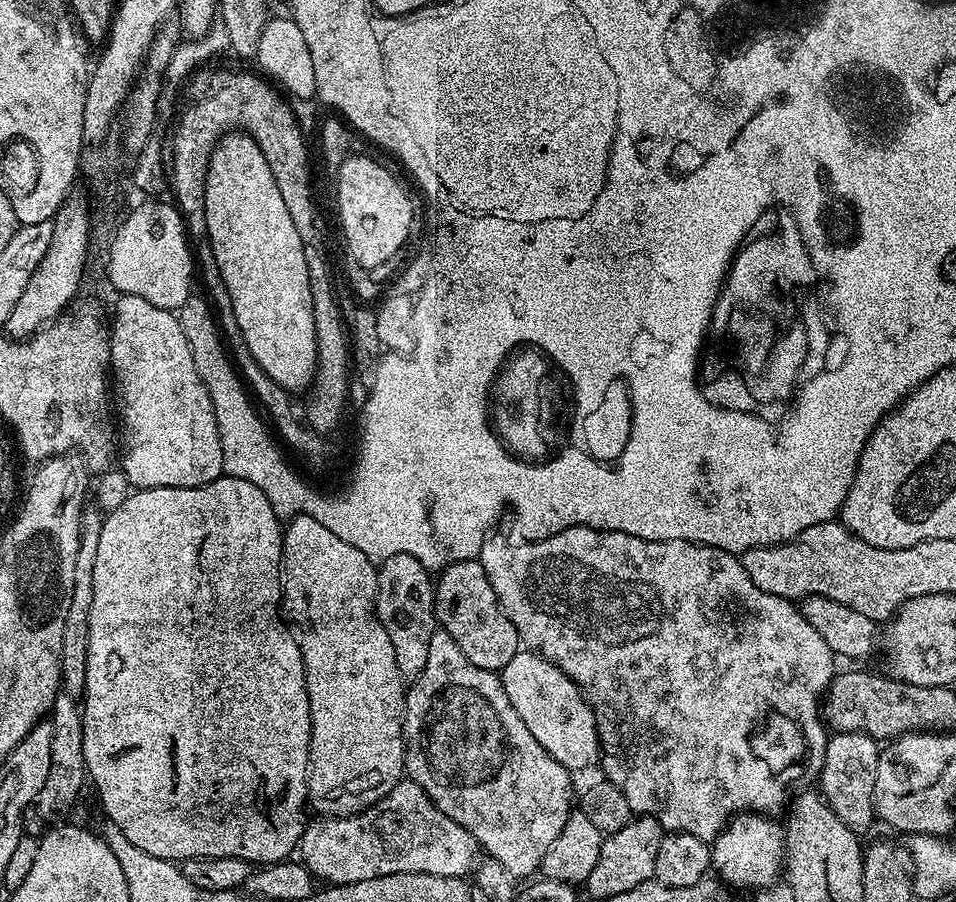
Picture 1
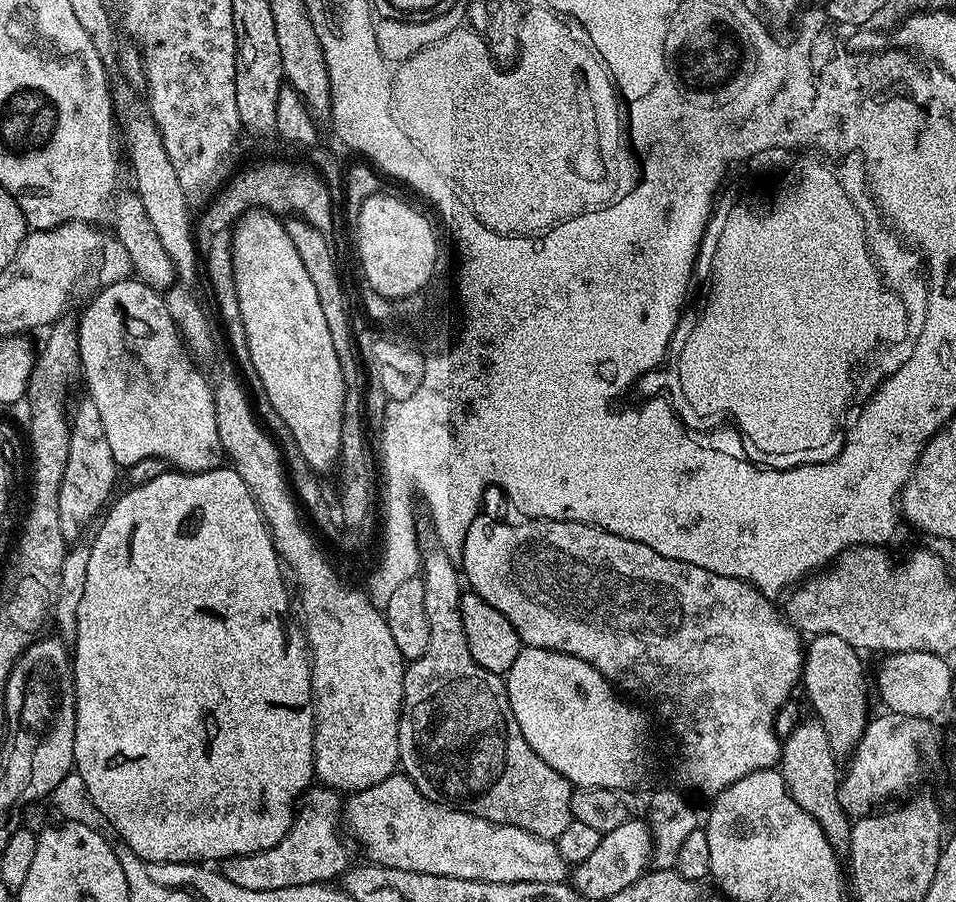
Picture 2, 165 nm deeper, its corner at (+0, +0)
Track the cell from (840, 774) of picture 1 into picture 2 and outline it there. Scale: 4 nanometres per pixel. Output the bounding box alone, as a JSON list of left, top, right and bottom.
[802,634,868,758]

